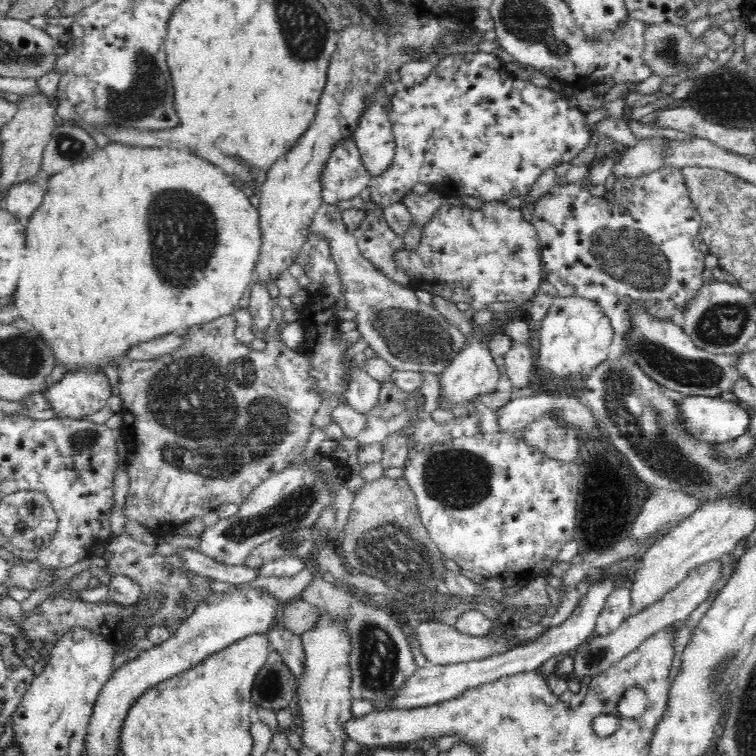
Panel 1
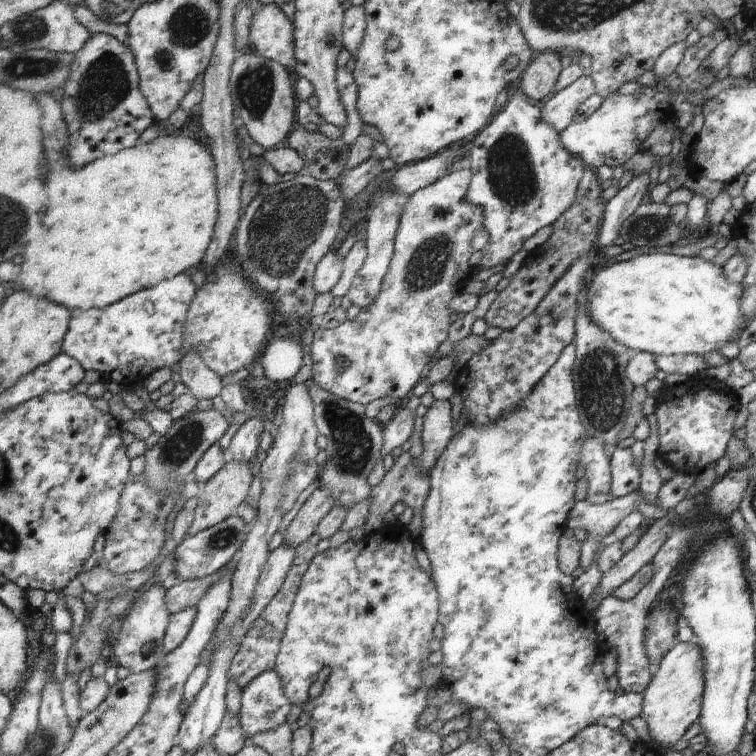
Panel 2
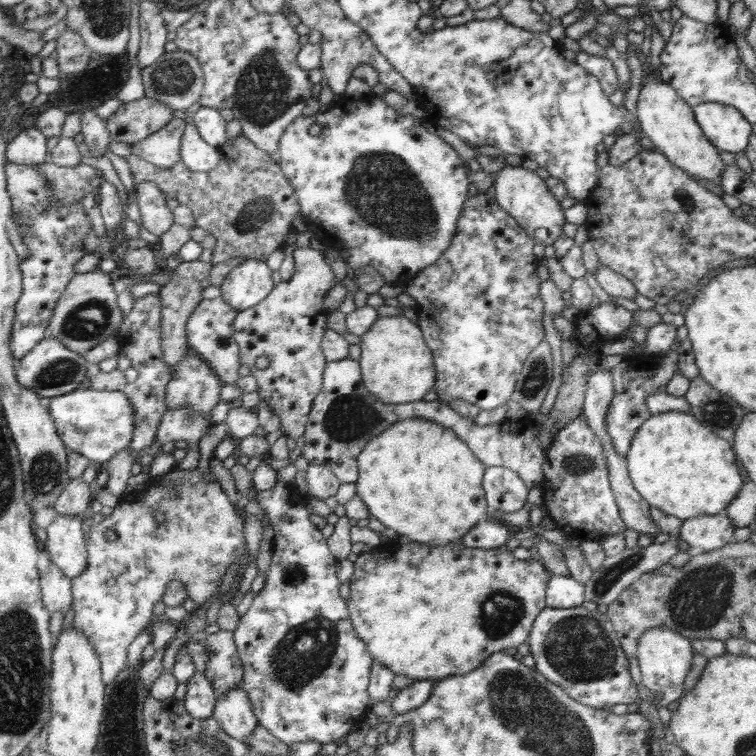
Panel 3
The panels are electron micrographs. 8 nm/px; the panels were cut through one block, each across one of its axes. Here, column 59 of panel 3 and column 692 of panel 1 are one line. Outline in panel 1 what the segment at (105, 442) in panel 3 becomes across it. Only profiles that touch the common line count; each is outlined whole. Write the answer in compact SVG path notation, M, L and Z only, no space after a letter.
M686 396L678 400L682 408L682 416L686 420L686 426L690 434L702 442L712 442L712 444L726 444L732 440L738 440L740 436L748 434L750 422L752 422L752 412L740 408L736 402L724 402L720 398L710 398L710 396Z

